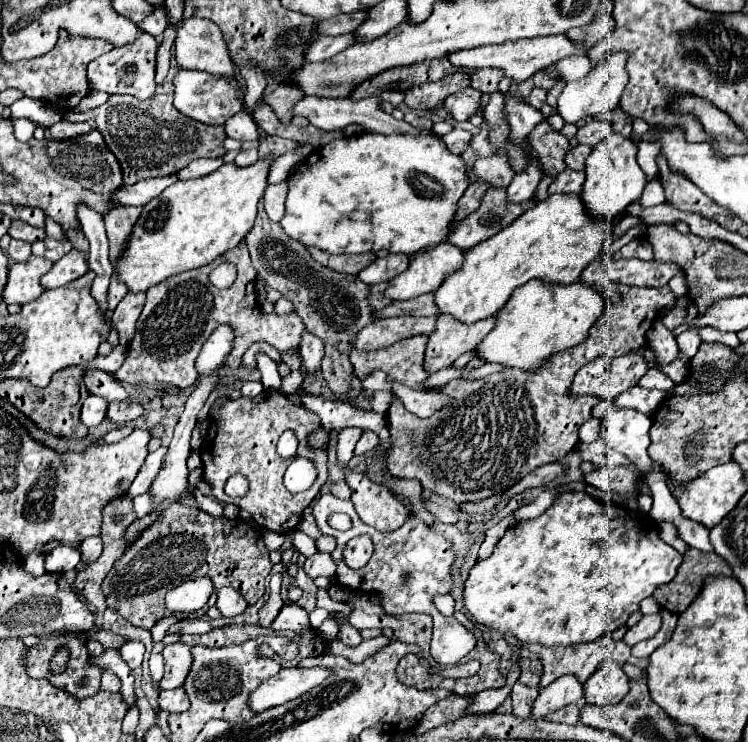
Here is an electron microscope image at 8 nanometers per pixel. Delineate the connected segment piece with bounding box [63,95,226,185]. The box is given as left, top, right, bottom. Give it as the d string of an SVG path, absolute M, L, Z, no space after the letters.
M112 95L108 105L85 113L70 113L63 120L84 122L94 119L96 129L102 133L106 147L116 155L122 181L132 185L146 177L164 177L178 173L190 161L200 157L224 157L226 131L222 125L204 125L182 115L172 105L172 95L154 95L150 99L136 99L132 95Z

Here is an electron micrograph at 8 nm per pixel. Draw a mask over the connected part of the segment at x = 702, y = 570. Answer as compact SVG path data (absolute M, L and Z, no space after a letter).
M688 549L682 567L678 569L678 575L672 579L670 585L658 587L658 591L652 597L658 601L662 609L680 615L700 593L704 579L716 575L732 575L730 565L722 557L718 557L716 553Z

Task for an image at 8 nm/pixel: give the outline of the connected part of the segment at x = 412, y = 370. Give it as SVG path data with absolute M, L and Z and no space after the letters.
M414 335L408 339L402 339L386 349L378 349L374 353L358 351L352 347L350 363L352 363L358 379L364 379L366 375L374 373L376 369L382 369L384 373L388 373L390 379L406 383L412 389L424 389L422 381L426 377L430 377L422 367L426 339L428 339L428 335Z

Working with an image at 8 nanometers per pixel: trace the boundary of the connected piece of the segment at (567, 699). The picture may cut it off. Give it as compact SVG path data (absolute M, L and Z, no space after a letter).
M564 675L562 679L556 679L550 683L550 687L542 689L538 699L532 705L530 719L544 719L548 713L558 711L570 703L576 703L584 697L582 683L574 679L574 675Z

